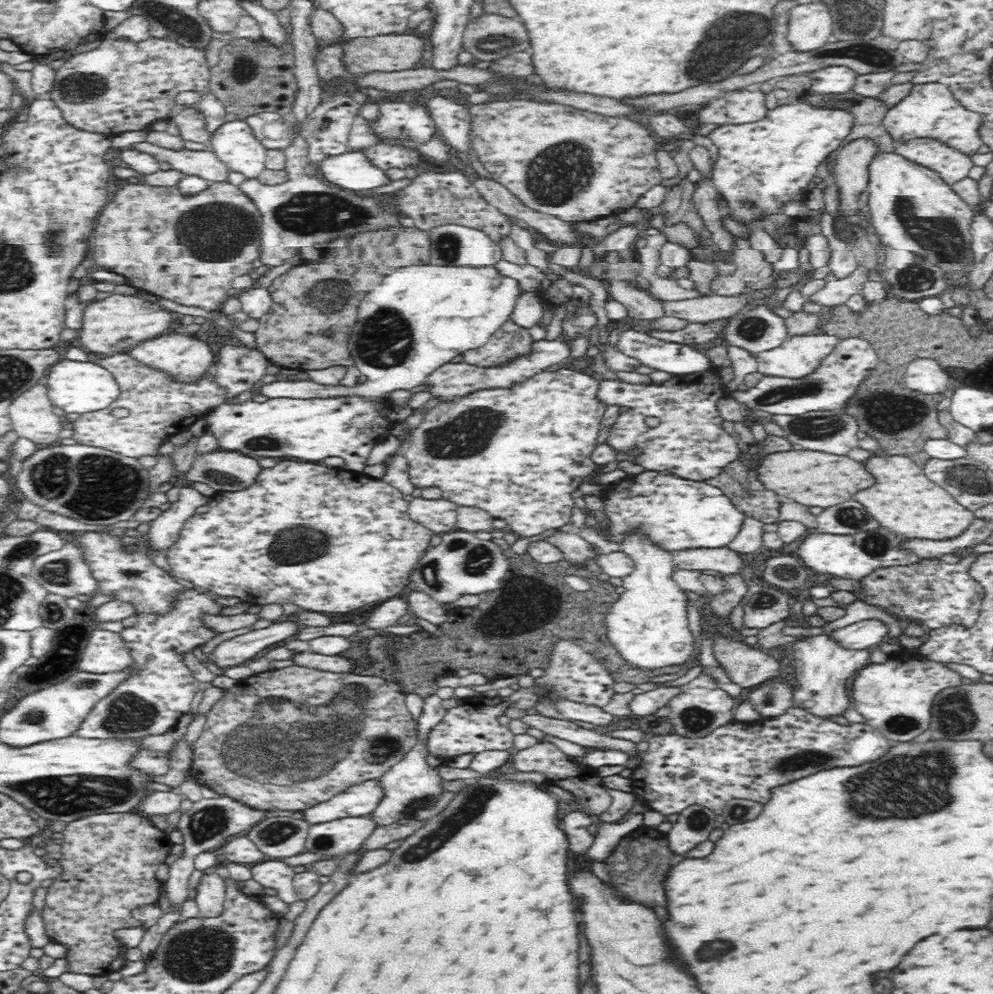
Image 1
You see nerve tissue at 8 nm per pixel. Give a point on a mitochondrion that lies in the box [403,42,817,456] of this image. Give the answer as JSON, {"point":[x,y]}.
{"point":[554,178]}

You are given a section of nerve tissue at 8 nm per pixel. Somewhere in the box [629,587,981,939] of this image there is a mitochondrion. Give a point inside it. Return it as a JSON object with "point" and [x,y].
{"point":[897,789]}

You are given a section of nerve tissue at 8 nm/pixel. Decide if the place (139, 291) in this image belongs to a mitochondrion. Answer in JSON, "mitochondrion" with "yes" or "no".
{"mitochondrion":"no"}

